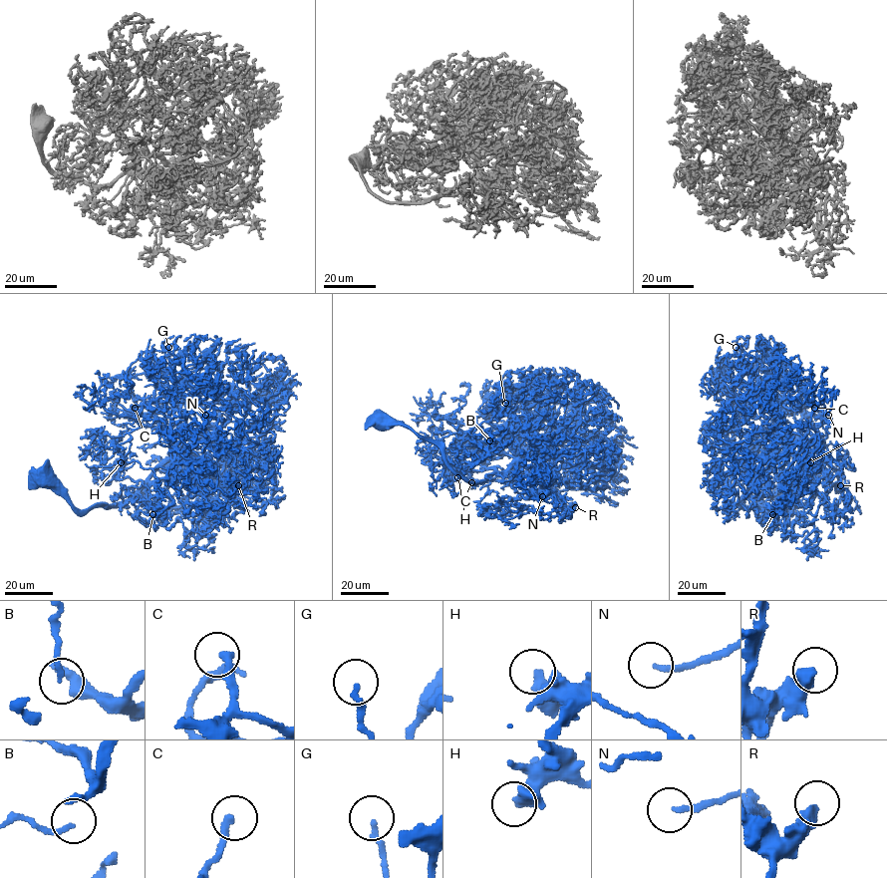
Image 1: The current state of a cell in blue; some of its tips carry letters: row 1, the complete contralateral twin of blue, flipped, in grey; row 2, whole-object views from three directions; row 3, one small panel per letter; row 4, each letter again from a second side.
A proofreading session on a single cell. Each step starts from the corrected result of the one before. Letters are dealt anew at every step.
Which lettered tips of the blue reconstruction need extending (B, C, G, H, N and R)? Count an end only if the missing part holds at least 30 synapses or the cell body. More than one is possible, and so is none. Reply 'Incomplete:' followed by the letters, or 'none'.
Incomplete: C, N, R

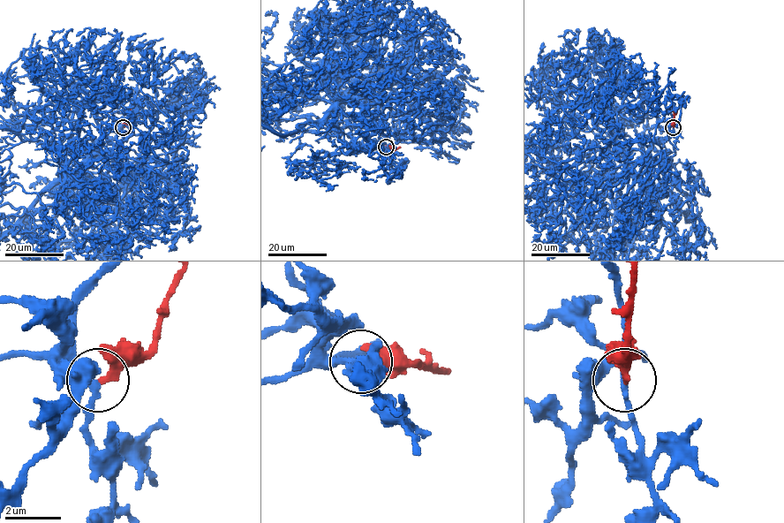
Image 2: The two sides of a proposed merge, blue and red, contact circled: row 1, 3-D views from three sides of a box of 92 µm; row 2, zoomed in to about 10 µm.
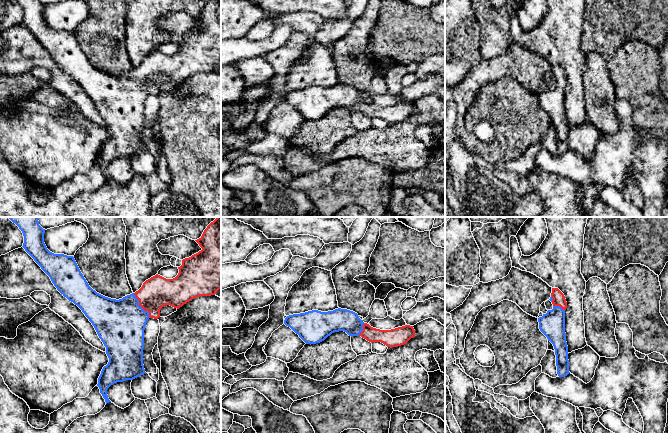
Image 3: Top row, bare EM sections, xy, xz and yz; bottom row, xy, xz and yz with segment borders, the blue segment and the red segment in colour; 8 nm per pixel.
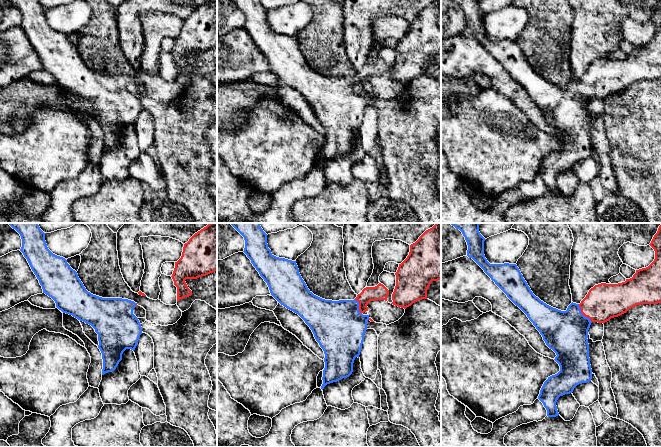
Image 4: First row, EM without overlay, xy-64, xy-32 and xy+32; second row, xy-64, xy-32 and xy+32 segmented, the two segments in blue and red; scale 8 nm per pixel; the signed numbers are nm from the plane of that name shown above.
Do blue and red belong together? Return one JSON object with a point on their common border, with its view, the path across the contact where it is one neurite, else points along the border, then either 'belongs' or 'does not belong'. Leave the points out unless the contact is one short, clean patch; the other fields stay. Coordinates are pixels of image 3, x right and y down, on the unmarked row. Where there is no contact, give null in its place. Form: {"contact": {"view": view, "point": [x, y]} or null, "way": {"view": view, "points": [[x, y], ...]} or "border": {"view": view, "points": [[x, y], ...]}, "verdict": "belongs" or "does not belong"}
{"contact": {"view": "xy", "point": [139, 82]}, "way": {"view": "xy", "points": [[120, 100], [139, 82], [144, 80], [156, 68]]}, "verdict": "belongs"}

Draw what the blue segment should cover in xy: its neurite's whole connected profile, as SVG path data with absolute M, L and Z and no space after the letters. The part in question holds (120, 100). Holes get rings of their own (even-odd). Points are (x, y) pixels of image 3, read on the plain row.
M39 0L16 1L24 12L22 23L50 53L57 66L82 86L106 123L109 138L103 143L97 160L106 180L111 178L107 171L107 165L111 161L133 156L146 149L143 124L144 106L148 95L158 95L160 86L165 81L179 85L194 74L215 71L221 64L221 0L209 0L202 12L195 16L202 26L182 36L175 54L166 55L156 50L146 56L138 67L119 76L105 73L93 66L73 32L50 28L44 19L45 5Z

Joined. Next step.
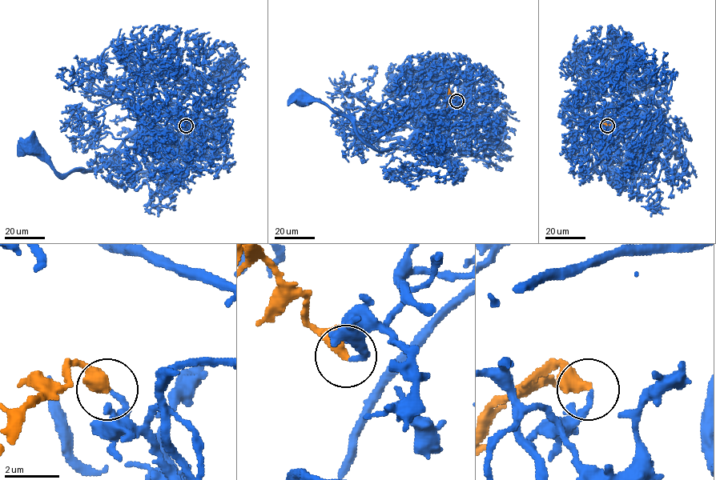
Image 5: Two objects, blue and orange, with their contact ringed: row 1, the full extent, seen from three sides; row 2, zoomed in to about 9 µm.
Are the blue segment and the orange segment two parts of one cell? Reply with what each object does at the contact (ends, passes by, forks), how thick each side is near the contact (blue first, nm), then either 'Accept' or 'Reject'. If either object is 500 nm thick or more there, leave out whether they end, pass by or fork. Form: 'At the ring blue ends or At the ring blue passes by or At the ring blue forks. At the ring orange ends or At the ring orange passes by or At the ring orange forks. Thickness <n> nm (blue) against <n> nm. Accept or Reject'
At the ring blue ends. At the ring orange ends. Thickness 180 nm (blue) against 480 nm. Accept

